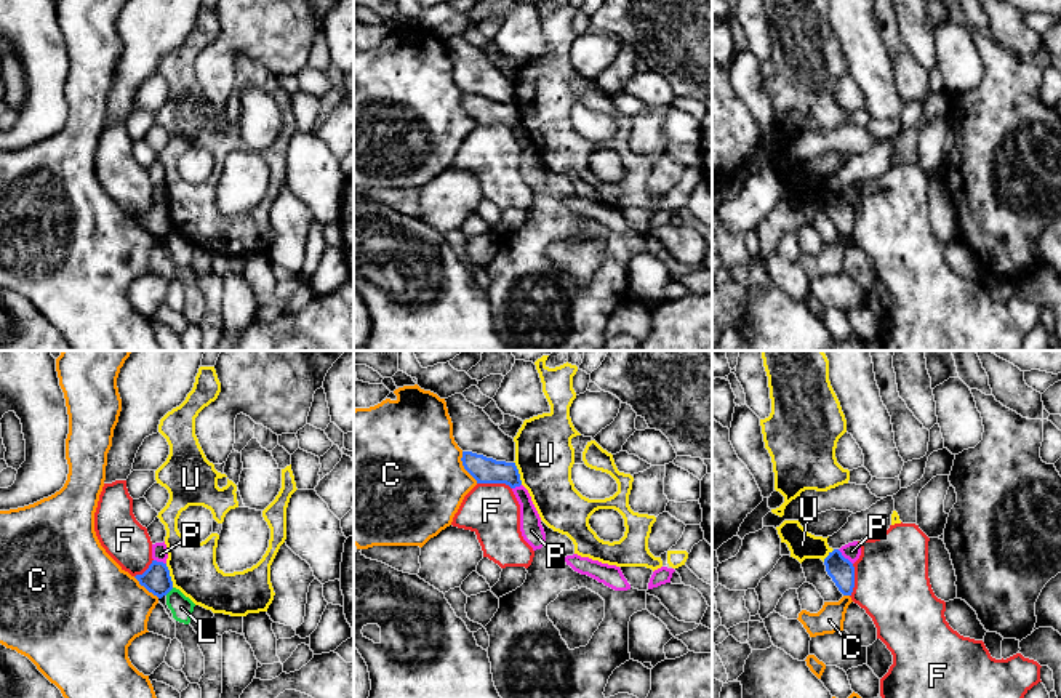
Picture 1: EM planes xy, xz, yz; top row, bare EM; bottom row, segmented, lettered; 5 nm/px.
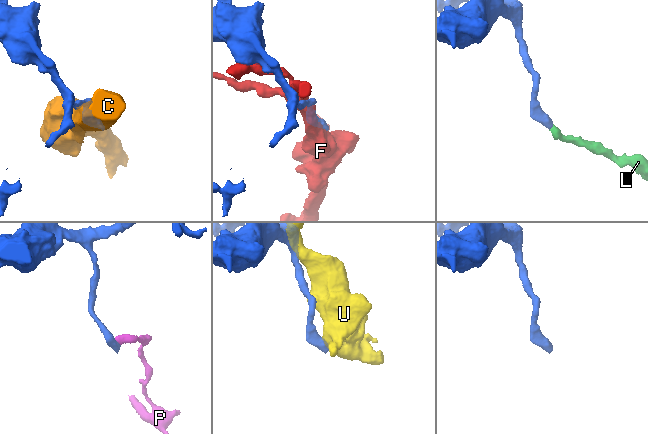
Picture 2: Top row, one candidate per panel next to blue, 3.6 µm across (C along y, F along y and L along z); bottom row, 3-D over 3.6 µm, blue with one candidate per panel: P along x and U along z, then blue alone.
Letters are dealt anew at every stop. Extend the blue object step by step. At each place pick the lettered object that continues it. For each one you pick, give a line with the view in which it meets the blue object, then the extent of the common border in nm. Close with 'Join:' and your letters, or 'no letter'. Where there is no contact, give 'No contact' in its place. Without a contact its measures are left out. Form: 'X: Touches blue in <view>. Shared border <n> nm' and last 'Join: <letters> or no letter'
Join: no letter

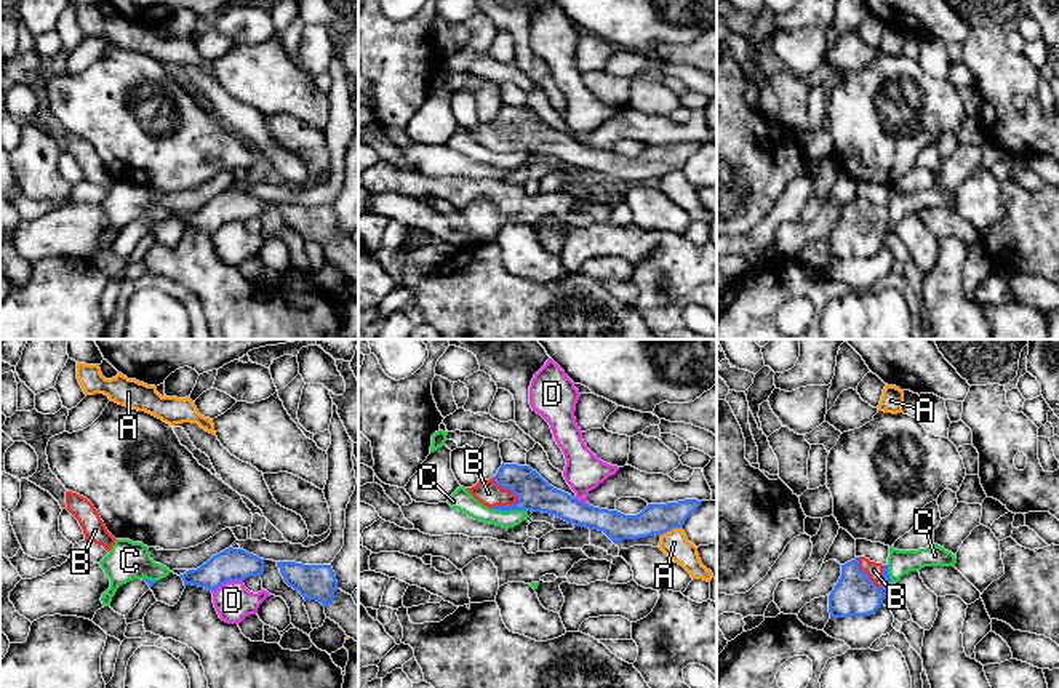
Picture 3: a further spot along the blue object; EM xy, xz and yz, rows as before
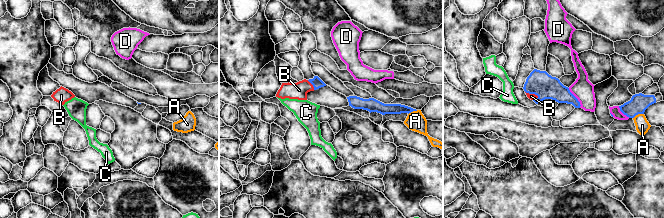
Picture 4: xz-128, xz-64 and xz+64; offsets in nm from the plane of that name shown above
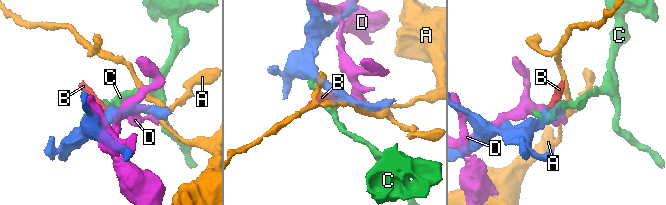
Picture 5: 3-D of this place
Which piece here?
B: Touches blue in xz. Shared border 180 nm
Join: B

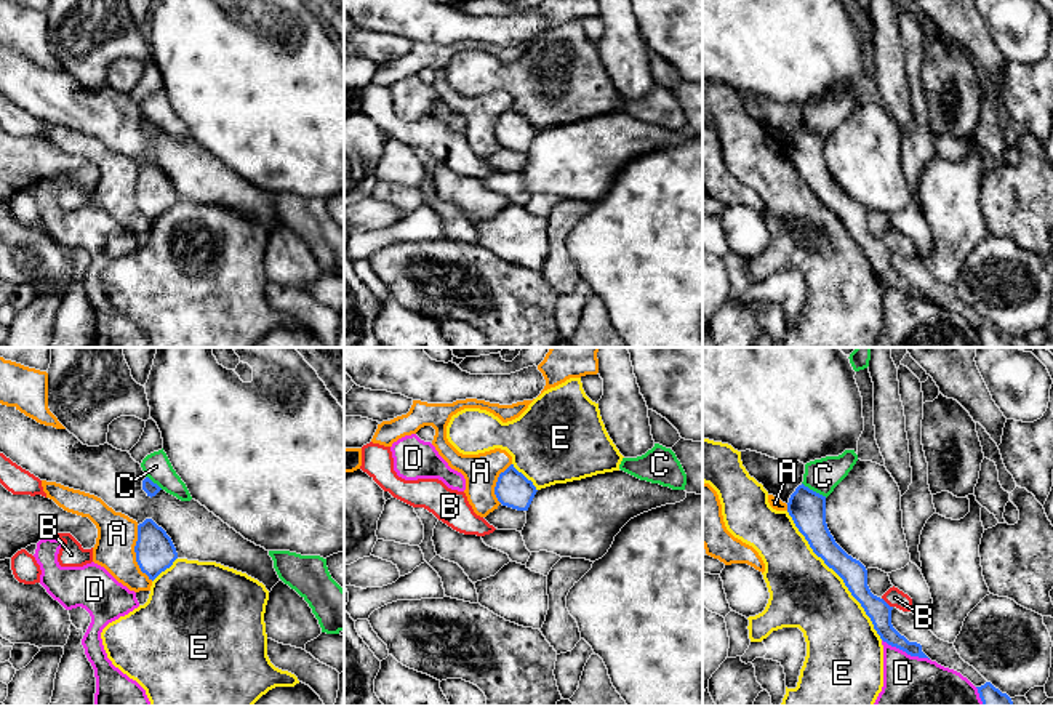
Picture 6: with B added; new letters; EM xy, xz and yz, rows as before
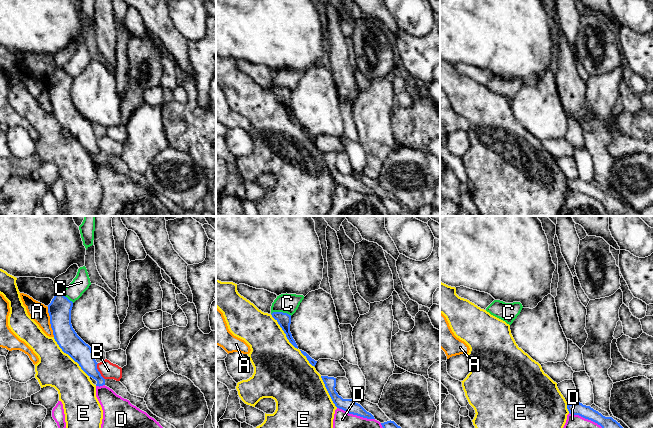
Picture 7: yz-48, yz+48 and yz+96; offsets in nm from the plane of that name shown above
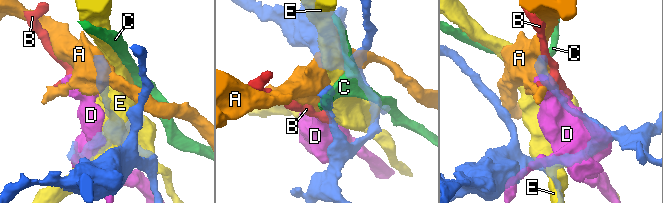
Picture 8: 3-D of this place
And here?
Join: no letter

